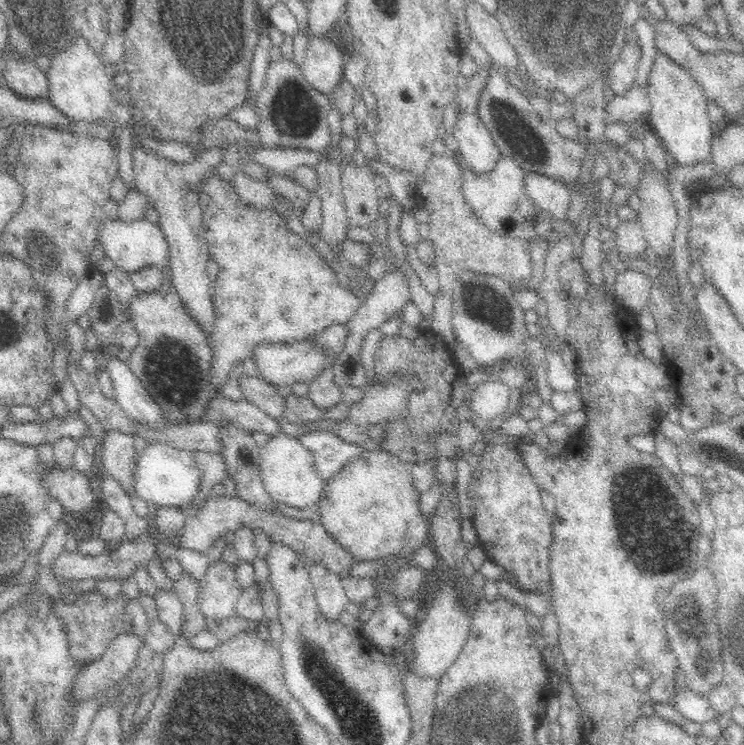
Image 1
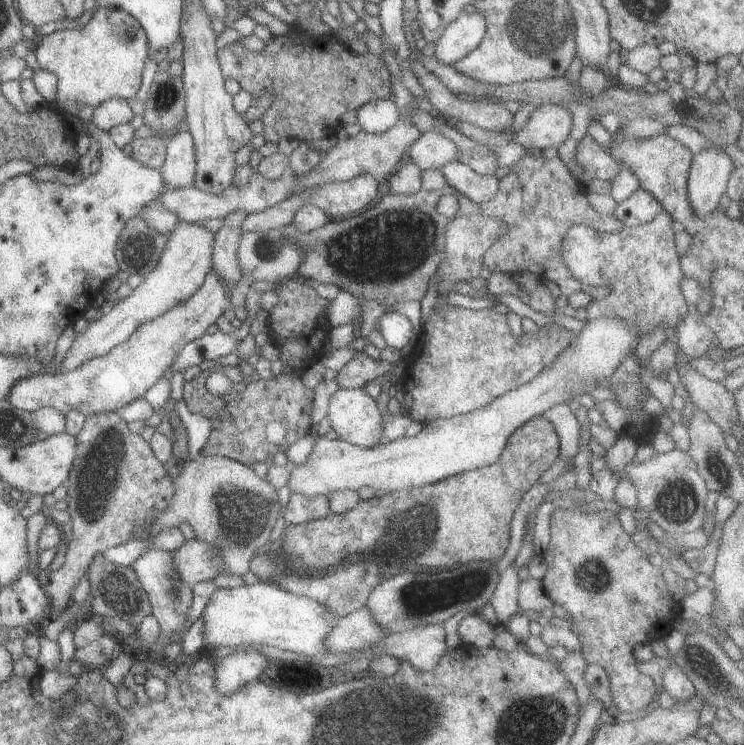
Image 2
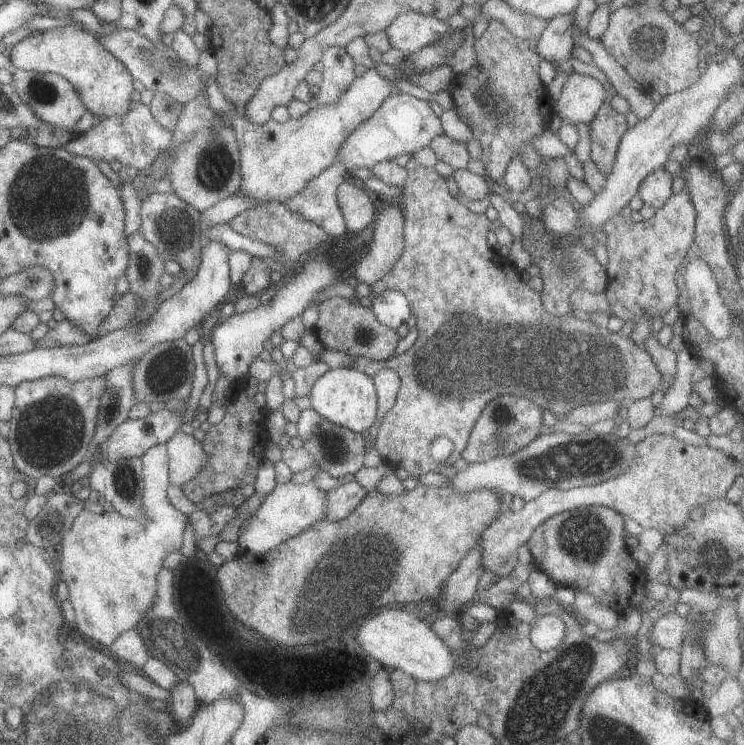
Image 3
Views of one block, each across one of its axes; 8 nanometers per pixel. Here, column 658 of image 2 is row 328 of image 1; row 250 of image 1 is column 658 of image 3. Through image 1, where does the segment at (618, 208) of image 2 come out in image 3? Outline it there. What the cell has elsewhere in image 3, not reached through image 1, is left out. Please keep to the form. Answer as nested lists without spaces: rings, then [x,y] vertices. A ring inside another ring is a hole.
[[[655,169],[650,172],[637,189],[637,196],[642,204],[649,204],[654,209],[661,208],[665,201],[671,196],[671,176],[664,169]]]

